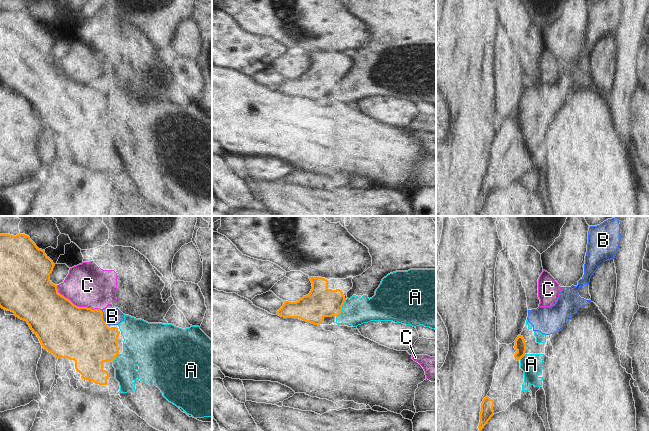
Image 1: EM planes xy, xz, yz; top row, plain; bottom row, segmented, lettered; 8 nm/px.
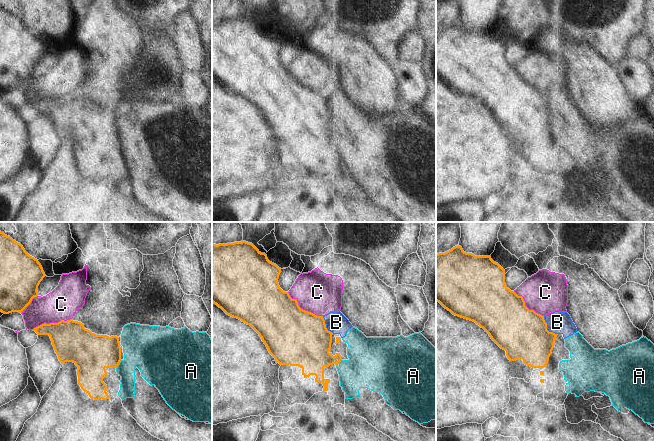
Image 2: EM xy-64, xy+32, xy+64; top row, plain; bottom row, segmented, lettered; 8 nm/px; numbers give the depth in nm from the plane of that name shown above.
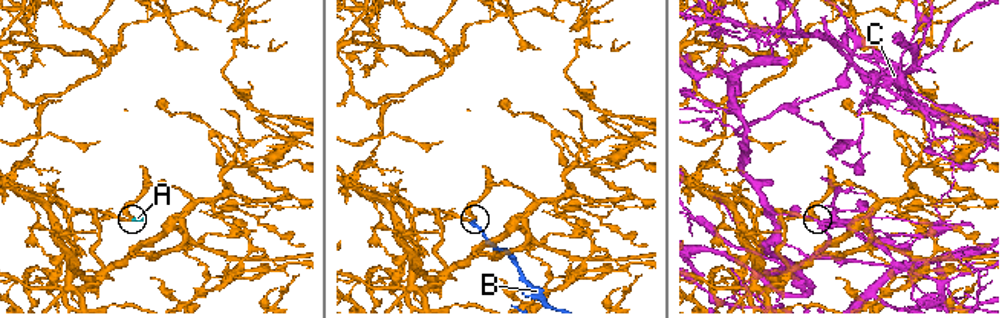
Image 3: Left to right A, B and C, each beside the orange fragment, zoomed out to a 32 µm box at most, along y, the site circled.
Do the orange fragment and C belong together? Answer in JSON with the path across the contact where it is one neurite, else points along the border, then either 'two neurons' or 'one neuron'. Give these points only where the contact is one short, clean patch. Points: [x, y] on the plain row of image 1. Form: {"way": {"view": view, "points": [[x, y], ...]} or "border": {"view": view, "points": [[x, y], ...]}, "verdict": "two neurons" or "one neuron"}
{"verdict": "two neurons"}

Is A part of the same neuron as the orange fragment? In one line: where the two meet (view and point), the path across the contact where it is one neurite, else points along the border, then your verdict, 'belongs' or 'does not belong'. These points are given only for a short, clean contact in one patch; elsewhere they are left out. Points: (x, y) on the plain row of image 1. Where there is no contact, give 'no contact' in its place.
xz (341, 84) | along xz (345, 75), (342, 87), (336, 93) | does not belong

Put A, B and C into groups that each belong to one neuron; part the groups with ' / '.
A B / C

